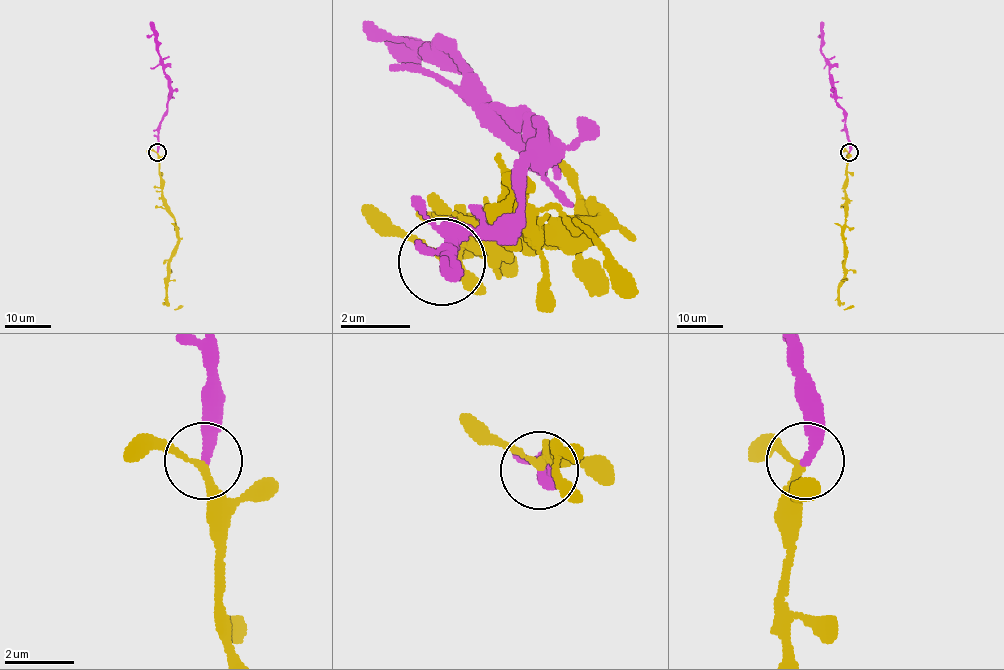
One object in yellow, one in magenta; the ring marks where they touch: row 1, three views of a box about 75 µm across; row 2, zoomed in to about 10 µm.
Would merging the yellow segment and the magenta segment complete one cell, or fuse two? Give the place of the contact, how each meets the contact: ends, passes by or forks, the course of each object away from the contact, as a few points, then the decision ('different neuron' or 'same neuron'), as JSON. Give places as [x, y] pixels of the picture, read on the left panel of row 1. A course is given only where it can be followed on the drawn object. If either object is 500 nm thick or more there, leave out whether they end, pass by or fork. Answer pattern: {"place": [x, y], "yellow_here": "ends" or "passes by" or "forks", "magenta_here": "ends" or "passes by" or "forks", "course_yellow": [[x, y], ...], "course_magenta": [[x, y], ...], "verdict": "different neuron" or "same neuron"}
{"place": [157, 152], "yellow_here": "passes by", "magenta_here": "ends", "course_yellow": [[157, 151], [161, 198], [177, 232], [176, 250], [169, 263], [167, 303], [174, 309], [182, 306]], "course_magenta": [[157, 151], [158, 130], [168, 101], [169, 78], [150, 21]], "verdict": "same neuron"}

